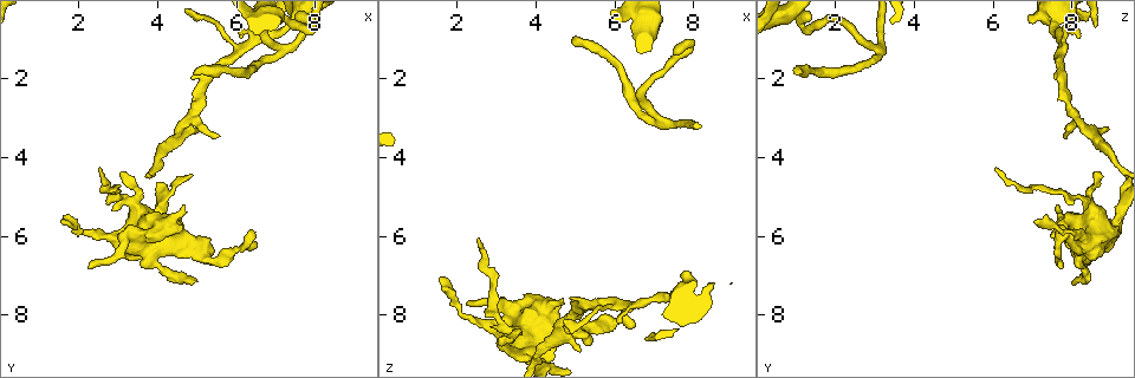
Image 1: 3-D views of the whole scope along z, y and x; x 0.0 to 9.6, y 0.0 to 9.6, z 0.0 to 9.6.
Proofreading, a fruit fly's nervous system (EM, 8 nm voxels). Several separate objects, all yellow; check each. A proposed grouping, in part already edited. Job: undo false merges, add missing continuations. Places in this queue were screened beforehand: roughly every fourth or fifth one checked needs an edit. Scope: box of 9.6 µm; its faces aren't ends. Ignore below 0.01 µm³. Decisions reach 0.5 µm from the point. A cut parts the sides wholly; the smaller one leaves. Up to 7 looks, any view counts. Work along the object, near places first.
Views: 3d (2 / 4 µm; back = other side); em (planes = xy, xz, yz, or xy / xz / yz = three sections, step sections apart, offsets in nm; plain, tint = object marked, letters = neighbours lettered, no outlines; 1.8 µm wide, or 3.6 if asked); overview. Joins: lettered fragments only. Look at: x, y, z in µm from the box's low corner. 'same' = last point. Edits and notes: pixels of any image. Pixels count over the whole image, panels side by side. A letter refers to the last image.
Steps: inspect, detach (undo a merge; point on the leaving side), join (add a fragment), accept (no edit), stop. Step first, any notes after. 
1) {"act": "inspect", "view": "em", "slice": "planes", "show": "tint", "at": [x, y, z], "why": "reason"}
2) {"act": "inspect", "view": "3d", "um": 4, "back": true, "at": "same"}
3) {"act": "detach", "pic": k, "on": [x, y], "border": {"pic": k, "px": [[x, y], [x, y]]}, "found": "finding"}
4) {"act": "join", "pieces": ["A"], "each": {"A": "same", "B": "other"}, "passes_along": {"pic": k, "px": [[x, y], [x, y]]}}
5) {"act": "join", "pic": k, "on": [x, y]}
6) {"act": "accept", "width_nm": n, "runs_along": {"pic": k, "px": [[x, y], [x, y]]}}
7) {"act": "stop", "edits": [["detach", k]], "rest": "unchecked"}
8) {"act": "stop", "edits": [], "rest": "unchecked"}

{"act": "inspect", "view": "3d", "um": 4, "at": [4.95, 7.20, 7.95]}

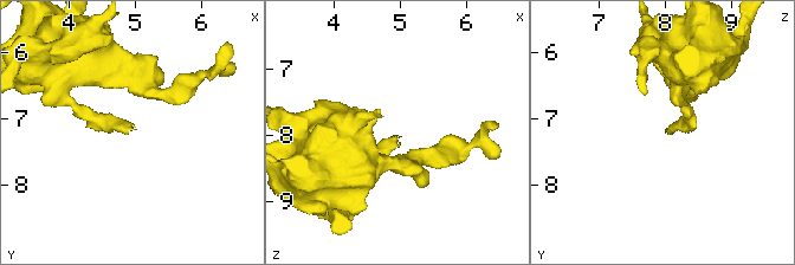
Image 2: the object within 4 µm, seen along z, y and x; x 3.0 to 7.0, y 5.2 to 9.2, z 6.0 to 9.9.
{"act": "inspect", "view": "em", "slice": "planes", "show": "letters", "at": [5.00, 7.15, 7.95], "why": "shape alone is not enough"}

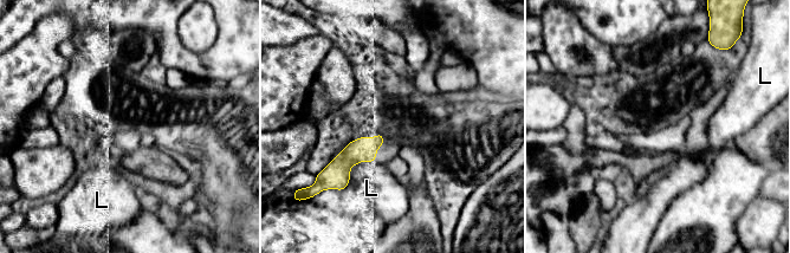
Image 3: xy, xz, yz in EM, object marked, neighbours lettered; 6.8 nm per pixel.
{"act": "accept", "each": {"L": "other"}, "found": "none of them fits"}

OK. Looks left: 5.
{"act": "inspect", "view": "3d", "um": 4, "at": [6.45, 6.20, 8.20], "why": "an open end"}

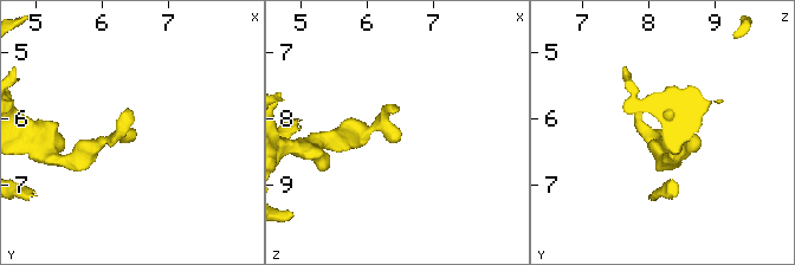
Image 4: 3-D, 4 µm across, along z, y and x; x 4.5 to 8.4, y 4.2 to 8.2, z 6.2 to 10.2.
{"act": "inspect", "view": "em", "slice": "planes", "show": "letters", "at": [6.55, 6.15, 8.25]}

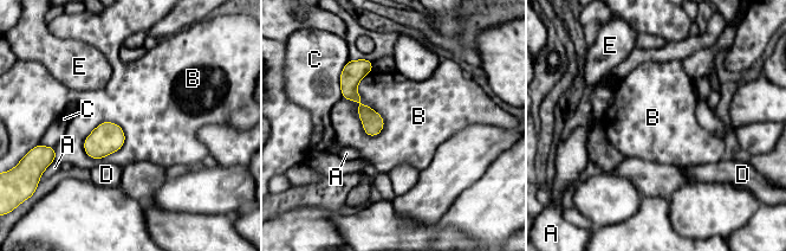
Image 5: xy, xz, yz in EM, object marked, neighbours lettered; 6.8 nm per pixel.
{"act": "accept", "width_nm": 140, "each": {"A": "other", "B": "other", "C": "other", "D": "other", "E": "other"}, "border": {"pic": 5, "px": [[371, 70], [357, 92], [376, 136]]}, "found": "no lettered fragment goes on from it"}

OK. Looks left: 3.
{"act": "inspect", "view": "em", "slice": "xy", "step": 16, "show": "letters", "at": [5.50, 3.40, 7.85], "why": "branch stops here"}

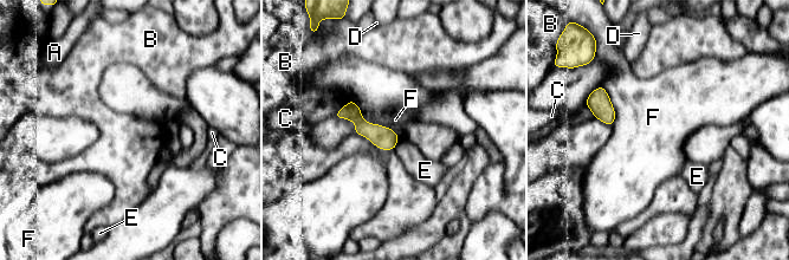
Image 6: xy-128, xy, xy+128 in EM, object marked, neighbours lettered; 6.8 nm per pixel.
{"act": "accept", "each": {"A": "other", "B": "other", "C": "other", "D": "other", "E": "other", "F": "other"}, "runs_along": {"pic": 6, "px": [[338, 115], [395, 138]]}, "found": "none of them fits"}

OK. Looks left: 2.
{"act": "stop", "edits": [], "rest": "unchecked"}

